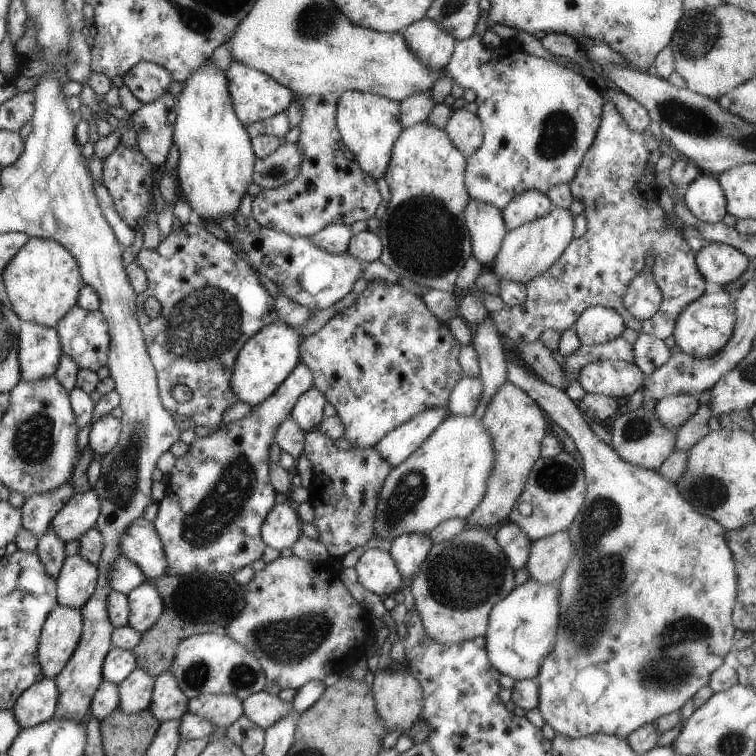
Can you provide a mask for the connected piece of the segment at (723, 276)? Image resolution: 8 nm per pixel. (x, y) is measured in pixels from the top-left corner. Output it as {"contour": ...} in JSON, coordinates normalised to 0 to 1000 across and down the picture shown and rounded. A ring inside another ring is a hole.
{"contour":[[[956,321],[931,323],[921,336],[921,345],[930,368],[956,381],[972,373],[992,349],[991,341],[979,331]]]}

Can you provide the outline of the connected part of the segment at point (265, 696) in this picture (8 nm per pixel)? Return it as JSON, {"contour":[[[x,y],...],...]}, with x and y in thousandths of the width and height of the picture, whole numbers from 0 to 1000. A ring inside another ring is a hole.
{"contour":[[[349,914],[333,918],[321,929],[323,946],[351,966],[389,942],[388,929],[376,929],[369,921]]]}

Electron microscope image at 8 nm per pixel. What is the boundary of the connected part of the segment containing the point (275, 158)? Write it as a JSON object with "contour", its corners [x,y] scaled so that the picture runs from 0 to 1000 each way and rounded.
{"contour":[[[377,188],[356,206],[340,210],[335,221],[335,241],[344,250],[365,250],[388,241],[396,230],[401,202],[392,190]]]}

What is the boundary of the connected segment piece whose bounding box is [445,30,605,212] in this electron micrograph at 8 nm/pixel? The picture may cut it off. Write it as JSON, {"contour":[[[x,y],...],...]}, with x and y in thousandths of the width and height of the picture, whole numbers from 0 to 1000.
{"contour":[[[632,40],[619,52],[606,54],[589,95],[614,119],[626,120],[632,139],[632,157],[639,171],[638,192],[618,208],[615,246],[626,265],[659,275],[663,280],[685,257],[697,250],[722,255],[739,242],[754,242],[771,208],[788,181],[800,130],[795,119],[765,94],[694,69],[671,57],[648,63]]]}

